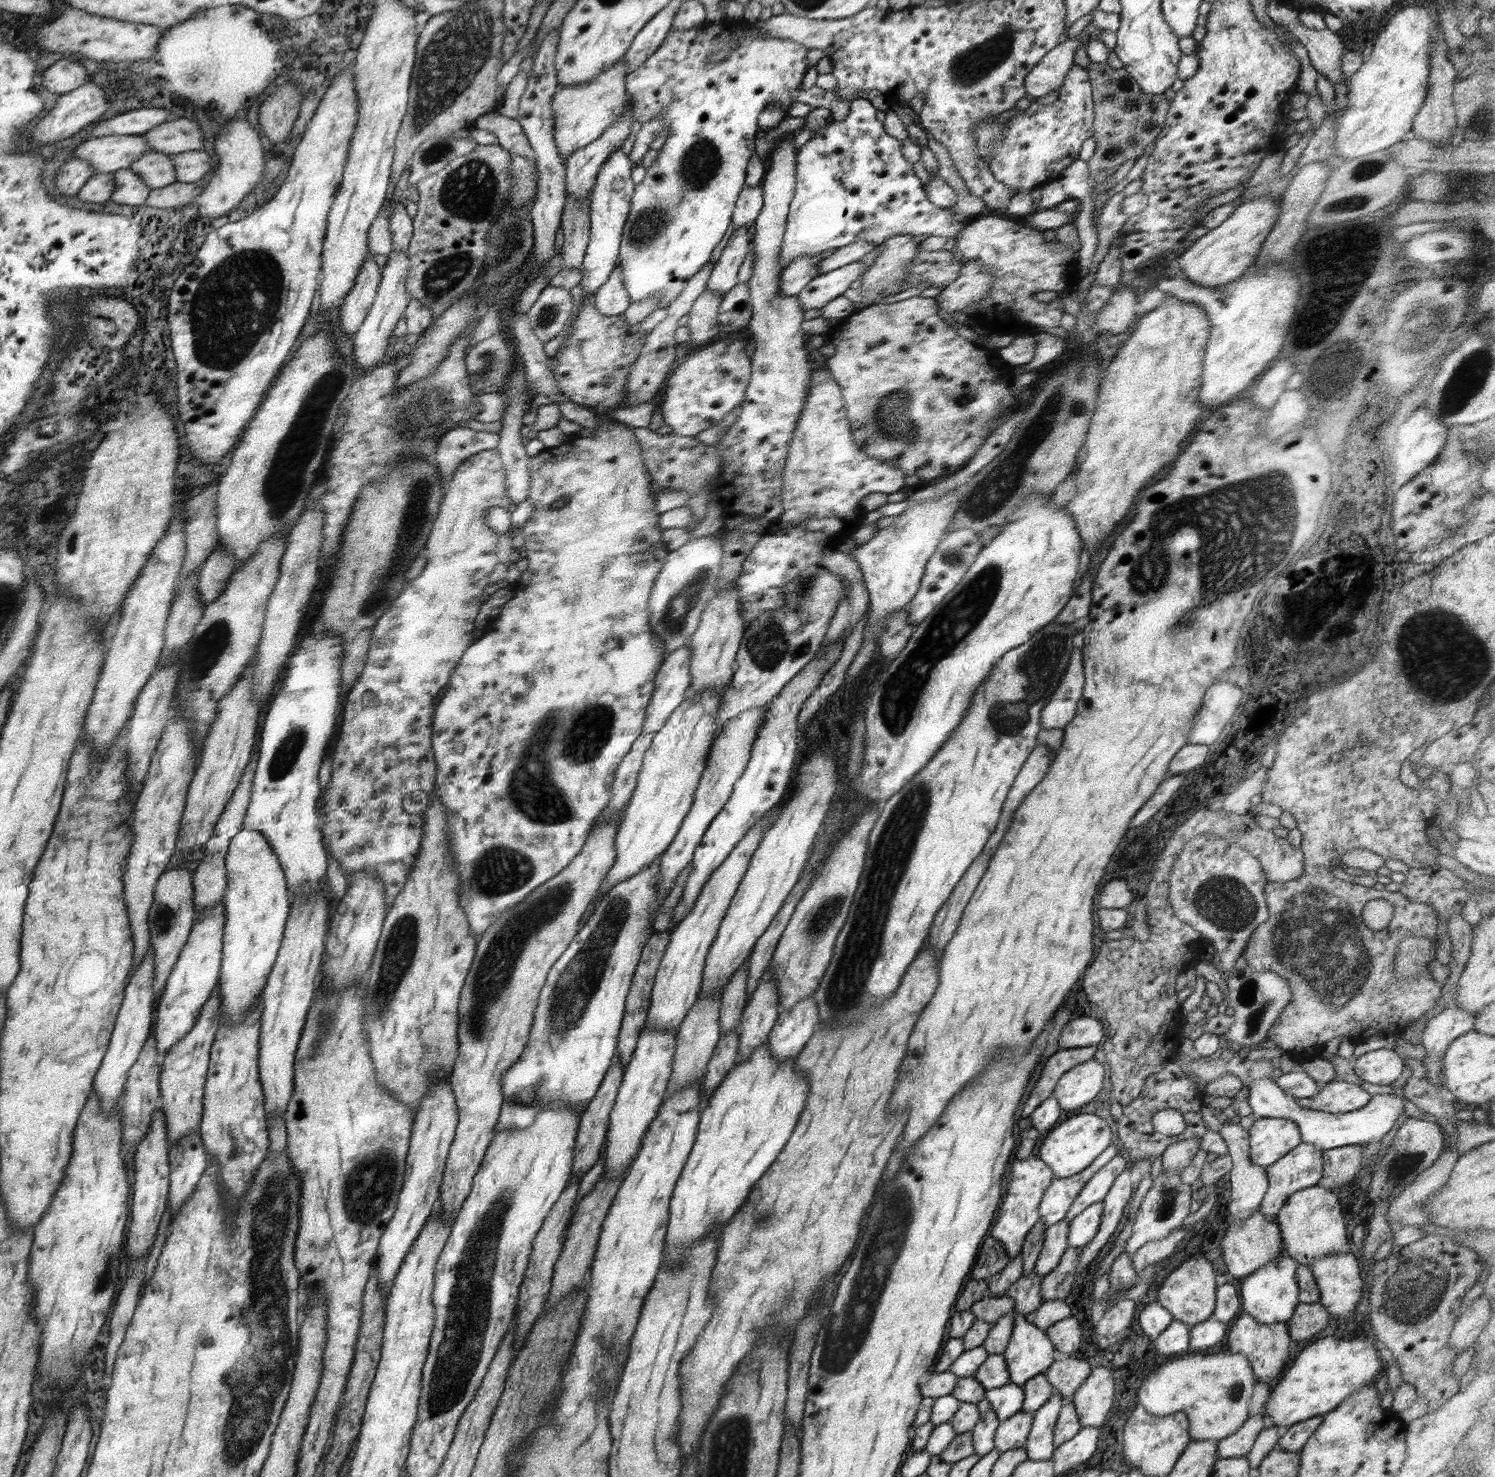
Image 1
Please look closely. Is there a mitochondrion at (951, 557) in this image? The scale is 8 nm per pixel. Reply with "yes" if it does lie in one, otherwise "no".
yes

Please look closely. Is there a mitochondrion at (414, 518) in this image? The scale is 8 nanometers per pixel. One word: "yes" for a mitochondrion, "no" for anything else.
yes

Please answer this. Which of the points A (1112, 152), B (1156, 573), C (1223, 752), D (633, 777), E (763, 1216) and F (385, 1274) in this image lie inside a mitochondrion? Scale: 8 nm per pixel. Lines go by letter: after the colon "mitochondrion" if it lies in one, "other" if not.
A: mitochondrion
B: mitochondrion
C: other
D: other
E: mitochondrion
F: other

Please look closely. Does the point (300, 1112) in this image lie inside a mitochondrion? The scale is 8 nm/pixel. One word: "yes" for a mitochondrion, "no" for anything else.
no

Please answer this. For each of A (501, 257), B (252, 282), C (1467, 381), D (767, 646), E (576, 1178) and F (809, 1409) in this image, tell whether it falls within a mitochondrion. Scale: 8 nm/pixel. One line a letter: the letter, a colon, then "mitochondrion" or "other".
A: mitochondrion
B: mitochondrion
C: mitochondrion
D: mitochondrion
E: other
F: other

